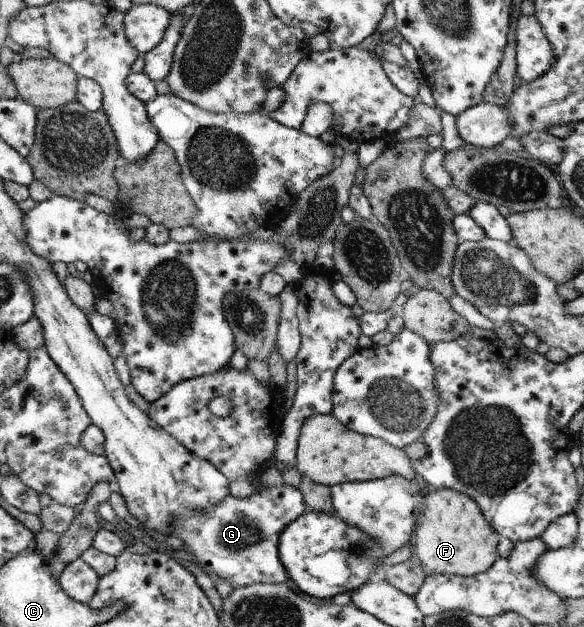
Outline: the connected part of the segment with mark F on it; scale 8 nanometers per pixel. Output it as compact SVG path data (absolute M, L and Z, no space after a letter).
M451 488L430 489L425 519L417 528L412 548L429 574L467 577L486 572L497 562L501 536L485 519L480 505Z

